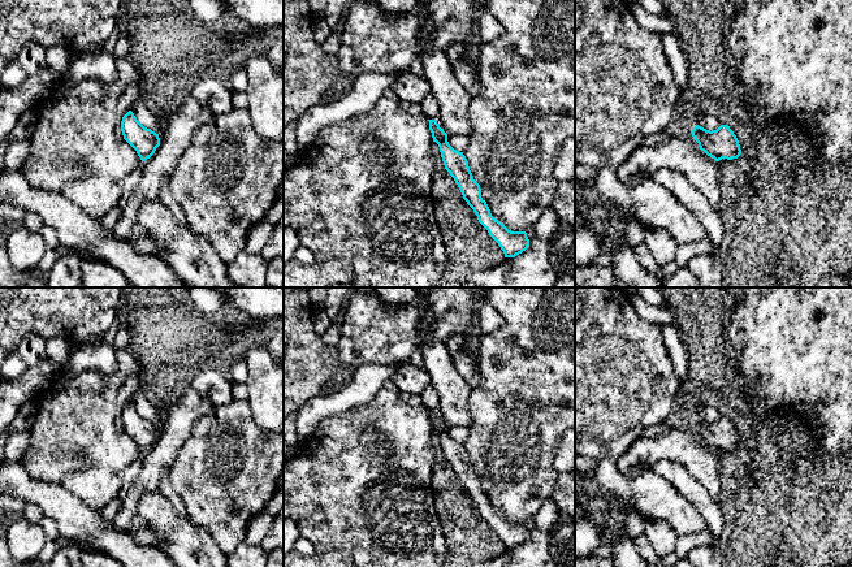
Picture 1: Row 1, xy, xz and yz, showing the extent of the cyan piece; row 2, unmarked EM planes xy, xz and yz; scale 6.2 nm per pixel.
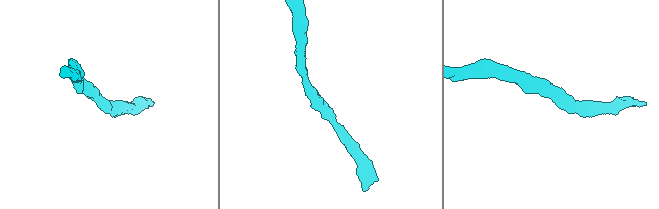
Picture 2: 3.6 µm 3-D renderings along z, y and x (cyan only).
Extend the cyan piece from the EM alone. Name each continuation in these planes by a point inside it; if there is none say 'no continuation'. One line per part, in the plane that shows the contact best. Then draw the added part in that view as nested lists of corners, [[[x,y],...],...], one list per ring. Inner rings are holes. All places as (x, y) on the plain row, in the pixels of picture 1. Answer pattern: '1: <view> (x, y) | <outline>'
no continuation

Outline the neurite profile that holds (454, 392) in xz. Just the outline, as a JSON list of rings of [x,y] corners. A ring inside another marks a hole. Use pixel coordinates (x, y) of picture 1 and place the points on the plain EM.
[[[427,342],[421,347],[425,371],[440,395],[437,415],[447,427],[468,427],[472,420],[468,398],[472,388],[457,371],[446,343]]]

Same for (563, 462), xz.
[[[575,428],[567,429],[554,454],[553,467],[561,473],[575,471]]]

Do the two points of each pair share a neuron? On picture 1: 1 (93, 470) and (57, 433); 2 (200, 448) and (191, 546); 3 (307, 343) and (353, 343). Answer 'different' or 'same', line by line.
1: same
2: different
3: different

